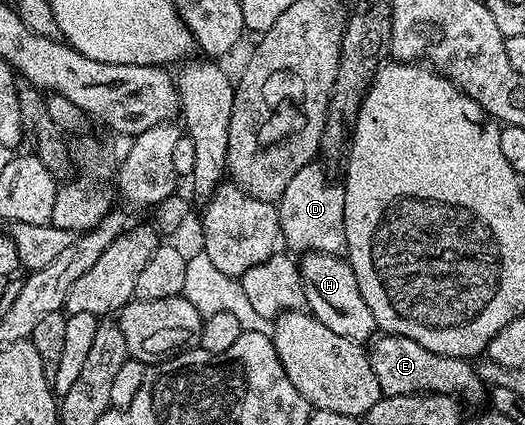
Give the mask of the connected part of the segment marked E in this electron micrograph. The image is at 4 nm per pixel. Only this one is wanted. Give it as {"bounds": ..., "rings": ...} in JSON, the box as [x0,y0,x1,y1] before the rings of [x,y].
{"bounds":[368,334,486,404],"rings":[[[381,334],[379,337],[373,338],[368,351],[368,360],[374,369],[374,377],[378,377],[381,395],[418,395],[421,393],[455,395],[465,404],[476,403],[483,395],[484,398],[486,395],[486,384],[480,380],[475,366],[469,360],[430,353],[430,349],[422,349],[422,345],[418,345],[418,341],[410,341],[410,337]]]}

